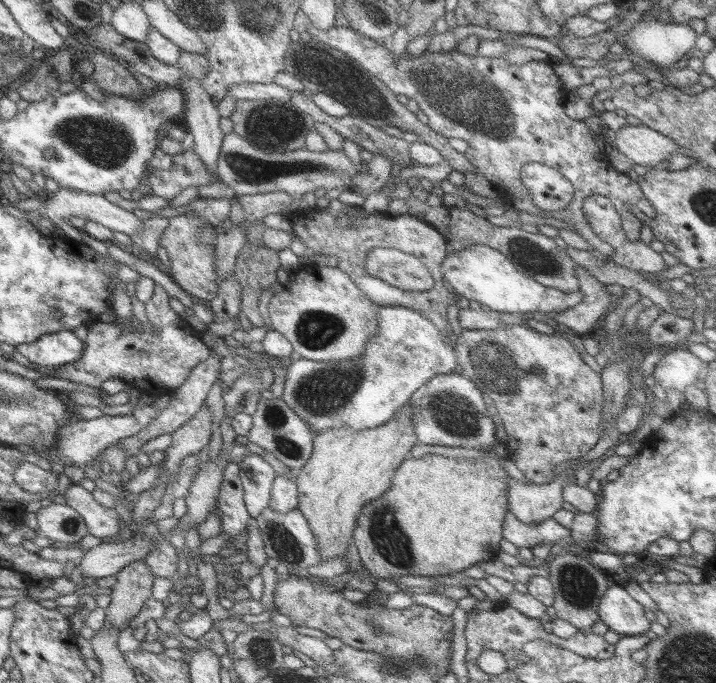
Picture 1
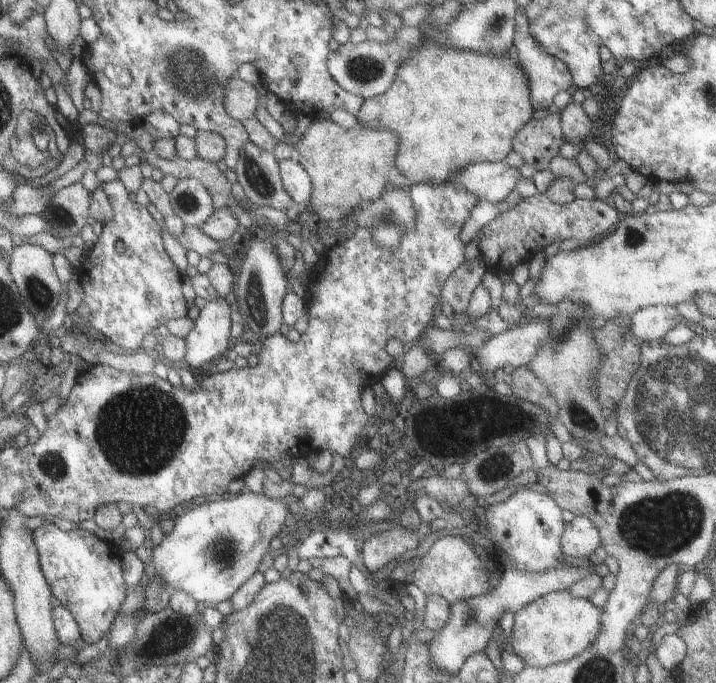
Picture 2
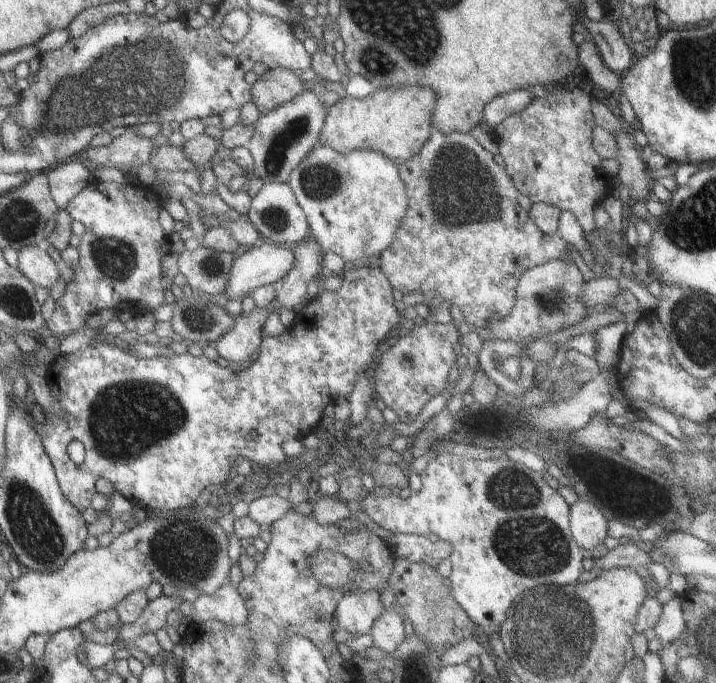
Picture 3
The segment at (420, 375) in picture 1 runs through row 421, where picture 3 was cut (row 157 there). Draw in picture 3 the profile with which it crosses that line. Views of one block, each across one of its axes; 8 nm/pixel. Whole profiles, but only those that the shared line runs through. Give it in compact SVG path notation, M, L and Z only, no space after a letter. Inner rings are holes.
M318 144L292 170L287 183L292 187L296 200L306 215L308 236L314 238L324 252L336 252L347 265L375 261L392 244L408 208L406 188L400 178L398 164L382 152L374 150L352 150L340 154L334 148Z

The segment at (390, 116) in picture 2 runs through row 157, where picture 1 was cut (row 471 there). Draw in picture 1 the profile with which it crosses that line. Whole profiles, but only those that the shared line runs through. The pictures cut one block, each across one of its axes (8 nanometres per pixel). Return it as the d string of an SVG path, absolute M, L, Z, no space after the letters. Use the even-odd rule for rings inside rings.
M500 441L486 445L483 449L486 453L482 456L478 456L476 459L454 459L443 455L436 455L427 453L421 458L410 457L404 459L404 462L396 470L392 478L390 488L386 490L382 496L370 501L362 507L358 519L356 519L356 527L354 527L354 544L358 548L358 554L361 556L361 562L366 570L366 575L370 576L373 580L396 580L401 576L406 575L418 575L427 577L442 577L442 575L452 575L456 573L462 573L462 571L478 564L492 559L492 556L498 552L500 548L500 542L503 538L504 521L506 518L506 512L508 512L508 478L509 475L500 460L502 457L496 453L496 446L500 444Z

